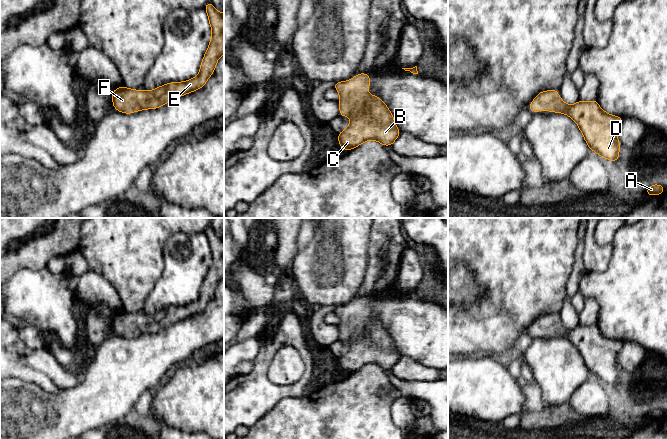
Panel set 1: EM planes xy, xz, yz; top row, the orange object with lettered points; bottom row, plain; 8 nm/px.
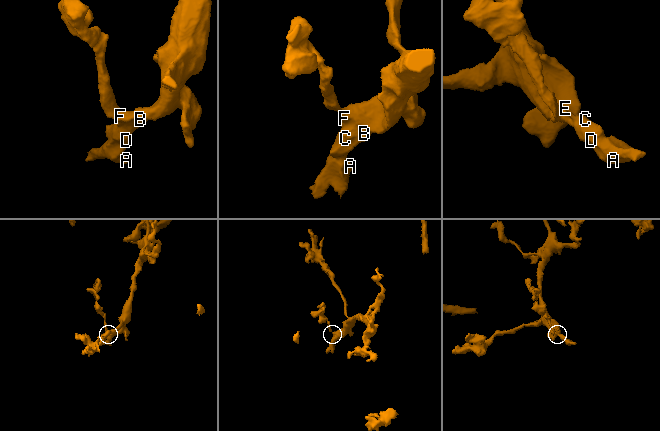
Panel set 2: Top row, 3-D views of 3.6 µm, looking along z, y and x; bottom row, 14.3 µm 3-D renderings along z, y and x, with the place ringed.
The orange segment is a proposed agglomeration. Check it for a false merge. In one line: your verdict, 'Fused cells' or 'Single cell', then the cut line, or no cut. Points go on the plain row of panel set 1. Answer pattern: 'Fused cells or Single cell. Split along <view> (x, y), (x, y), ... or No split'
Single cell. No split

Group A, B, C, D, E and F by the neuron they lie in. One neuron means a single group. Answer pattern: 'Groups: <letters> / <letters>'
Groups: A B C D E F

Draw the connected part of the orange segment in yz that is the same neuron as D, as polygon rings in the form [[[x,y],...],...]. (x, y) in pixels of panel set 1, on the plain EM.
[[[558,314],[541,315],[528,330],[532,337],[540,334],[564,337],[572,342],[583,358],[590,374],[604,383],[619,385],[620,367],[617,354],[623,342],[604,336],[597,324],[579,324],[574,329],[567,329],[559,321]]]

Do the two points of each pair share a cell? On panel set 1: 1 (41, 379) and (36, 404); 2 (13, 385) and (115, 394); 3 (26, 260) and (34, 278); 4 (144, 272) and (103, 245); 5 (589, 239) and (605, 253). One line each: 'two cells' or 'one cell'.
1: two cells
2: one cell
3: two cells
4: one cell
5: one cell

